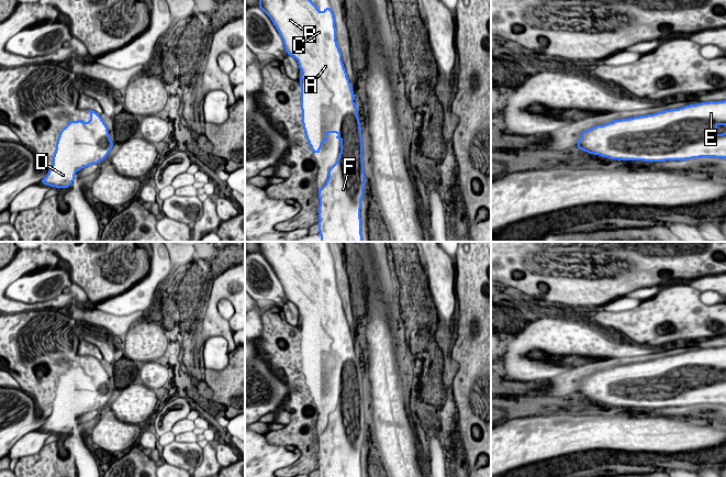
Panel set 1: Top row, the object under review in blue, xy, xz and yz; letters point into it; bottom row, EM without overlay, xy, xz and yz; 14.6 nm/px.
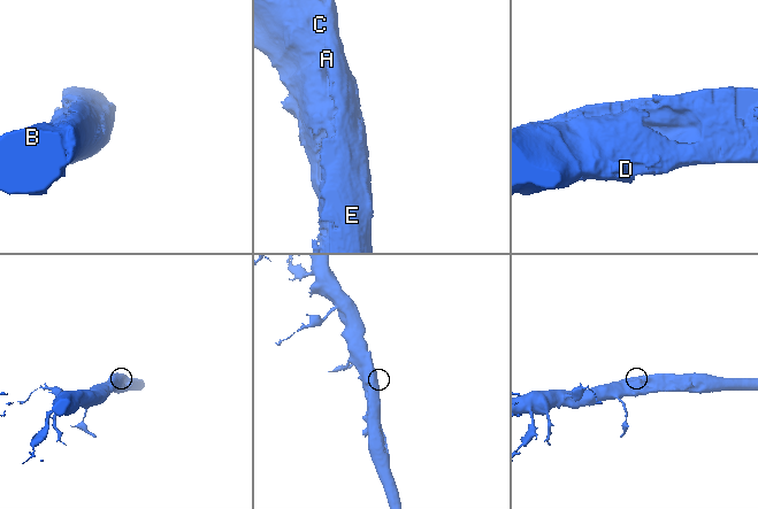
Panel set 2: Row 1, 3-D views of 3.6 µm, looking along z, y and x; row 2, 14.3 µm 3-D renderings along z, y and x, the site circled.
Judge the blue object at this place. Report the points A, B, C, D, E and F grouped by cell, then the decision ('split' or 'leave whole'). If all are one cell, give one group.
A B C D E F; leave whole

